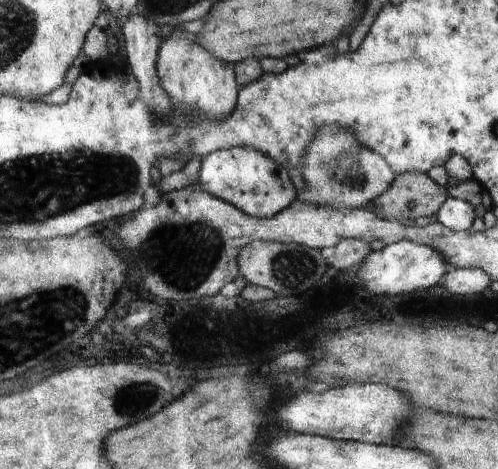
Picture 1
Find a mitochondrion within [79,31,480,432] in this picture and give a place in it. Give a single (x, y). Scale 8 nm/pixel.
(192, 250)

